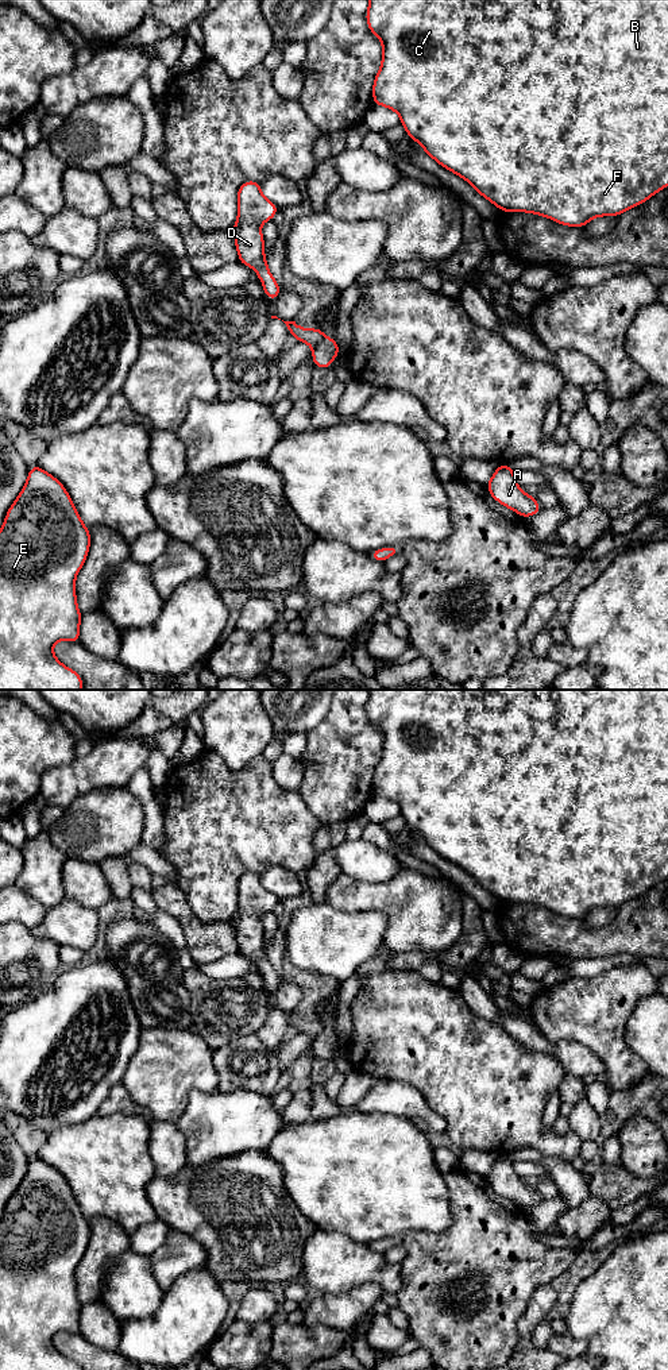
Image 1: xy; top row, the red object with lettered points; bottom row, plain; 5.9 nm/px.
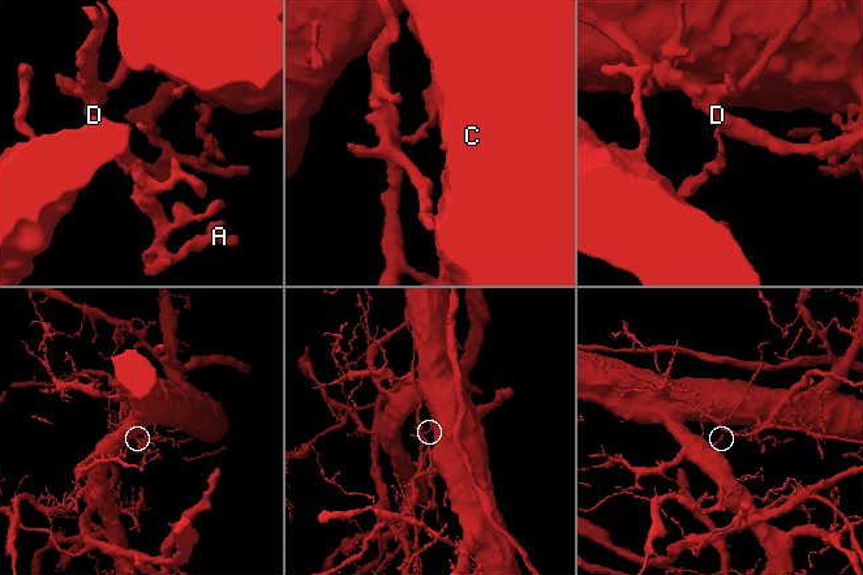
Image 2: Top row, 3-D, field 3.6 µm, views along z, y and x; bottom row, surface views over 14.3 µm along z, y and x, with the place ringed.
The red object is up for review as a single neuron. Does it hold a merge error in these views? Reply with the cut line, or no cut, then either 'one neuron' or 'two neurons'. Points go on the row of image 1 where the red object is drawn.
cut xy (325, 336), (313, 351); two neurons

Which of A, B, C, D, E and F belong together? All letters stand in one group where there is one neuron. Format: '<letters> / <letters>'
A B C E F / D

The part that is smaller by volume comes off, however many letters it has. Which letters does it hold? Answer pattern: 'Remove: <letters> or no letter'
Remove: D

